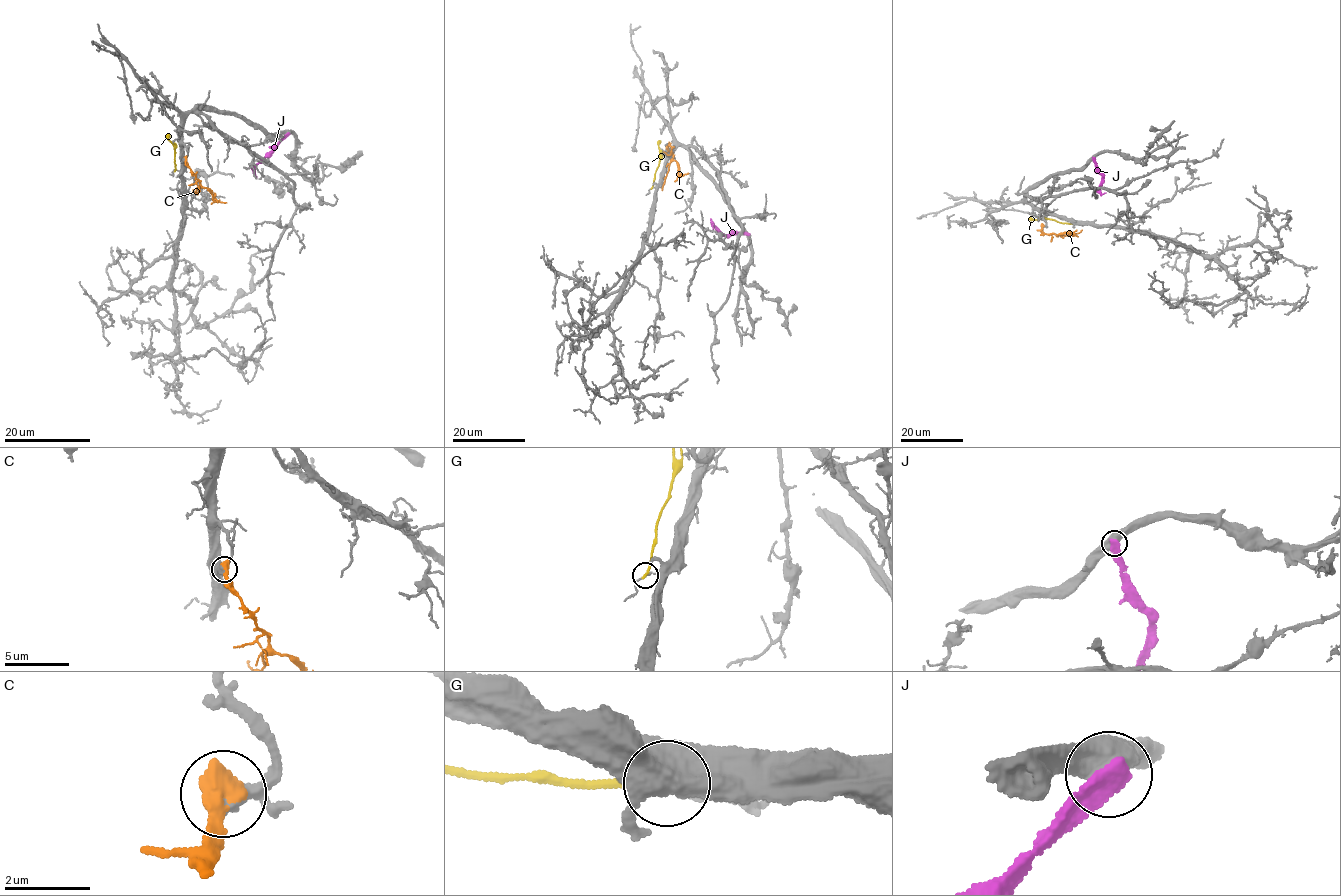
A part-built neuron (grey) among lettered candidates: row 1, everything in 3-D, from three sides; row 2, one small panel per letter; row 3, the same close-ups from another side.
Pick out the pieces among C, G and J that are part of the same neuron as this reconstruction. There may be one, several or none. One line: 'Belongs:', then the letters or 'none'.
Belongs: C

